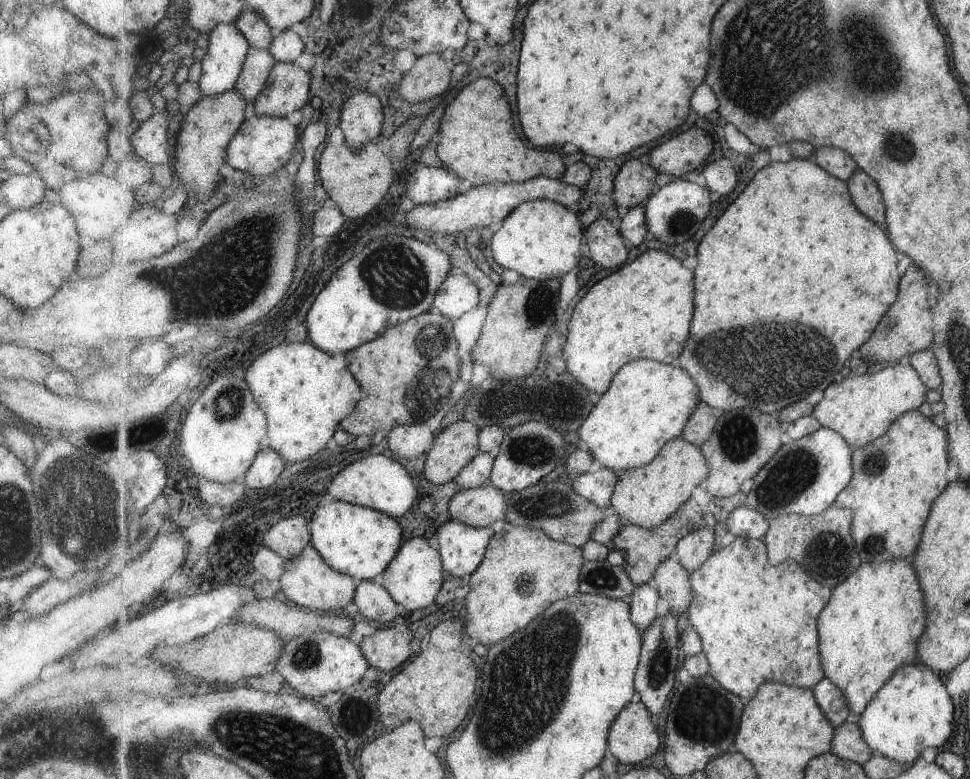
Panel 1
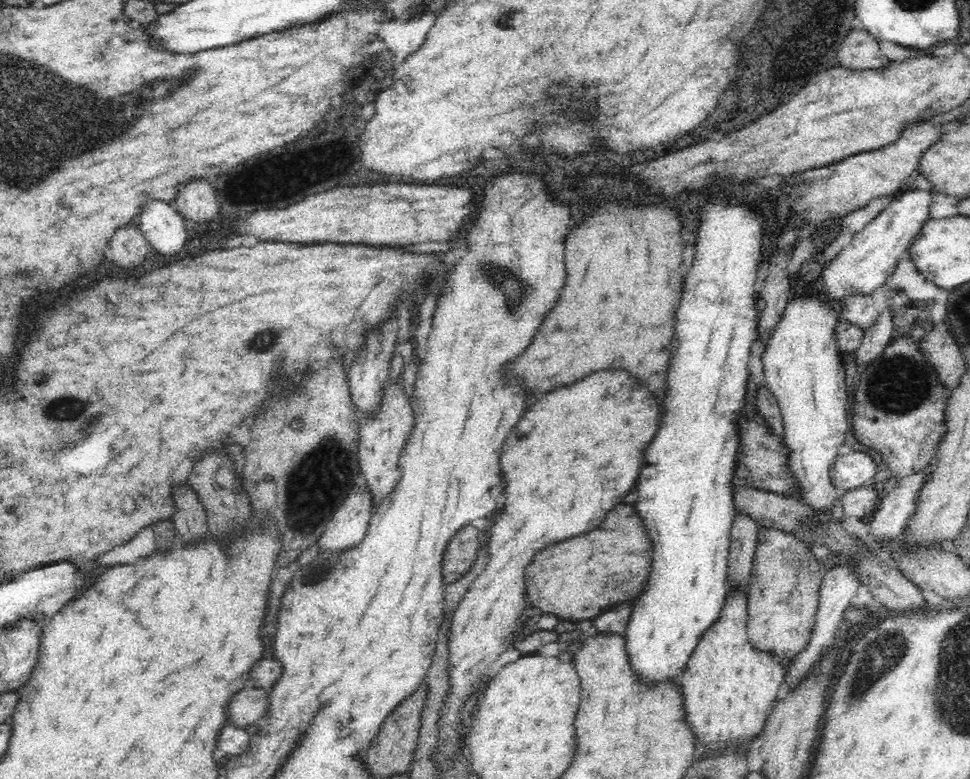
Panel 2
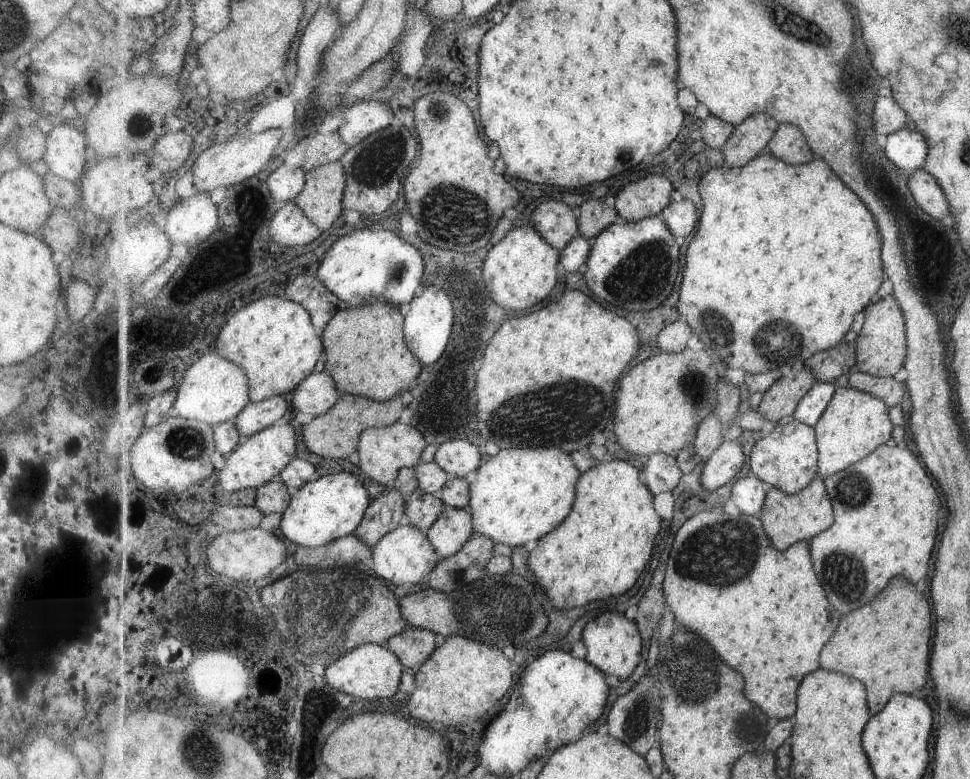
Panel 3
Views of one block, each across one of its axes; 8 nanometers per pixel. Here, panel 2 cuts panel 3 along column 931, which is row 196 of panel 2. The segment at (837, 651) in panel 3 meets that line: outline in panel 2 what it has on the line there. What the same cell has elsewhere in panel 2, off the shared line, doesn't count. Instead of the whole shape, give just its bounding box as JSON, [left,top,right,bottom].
[508,194,686,392]

